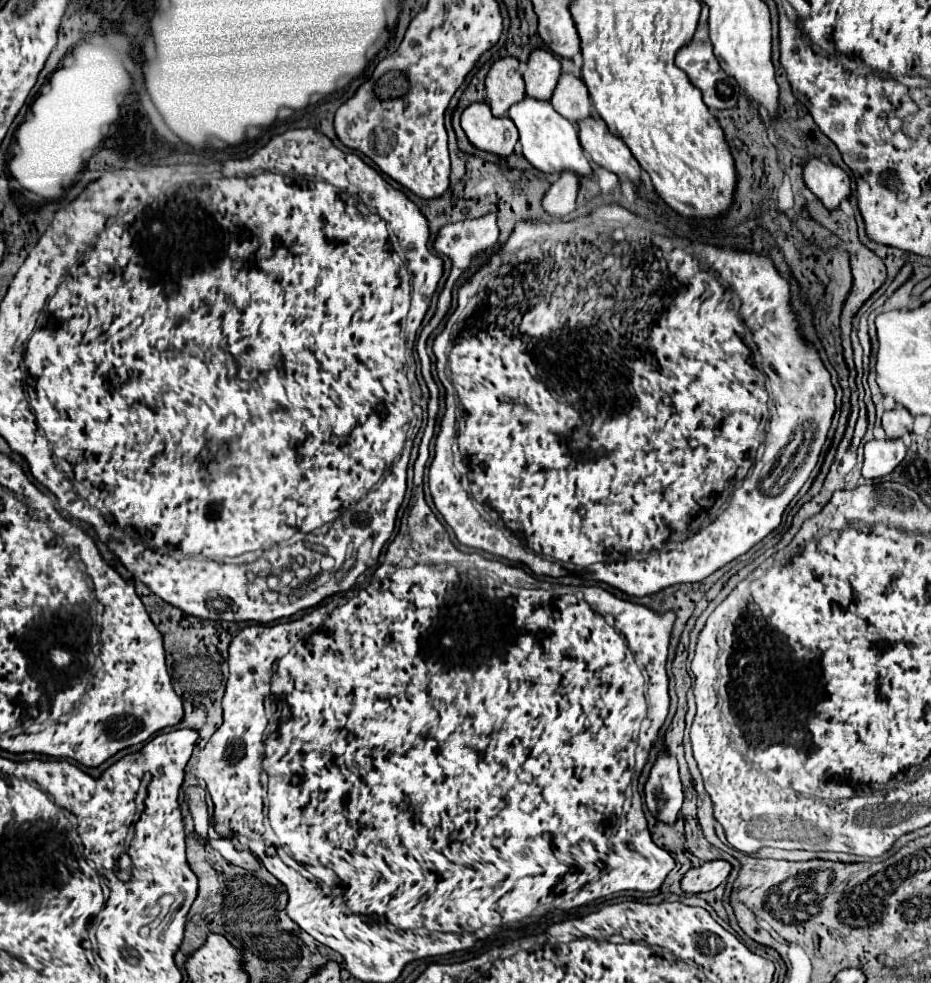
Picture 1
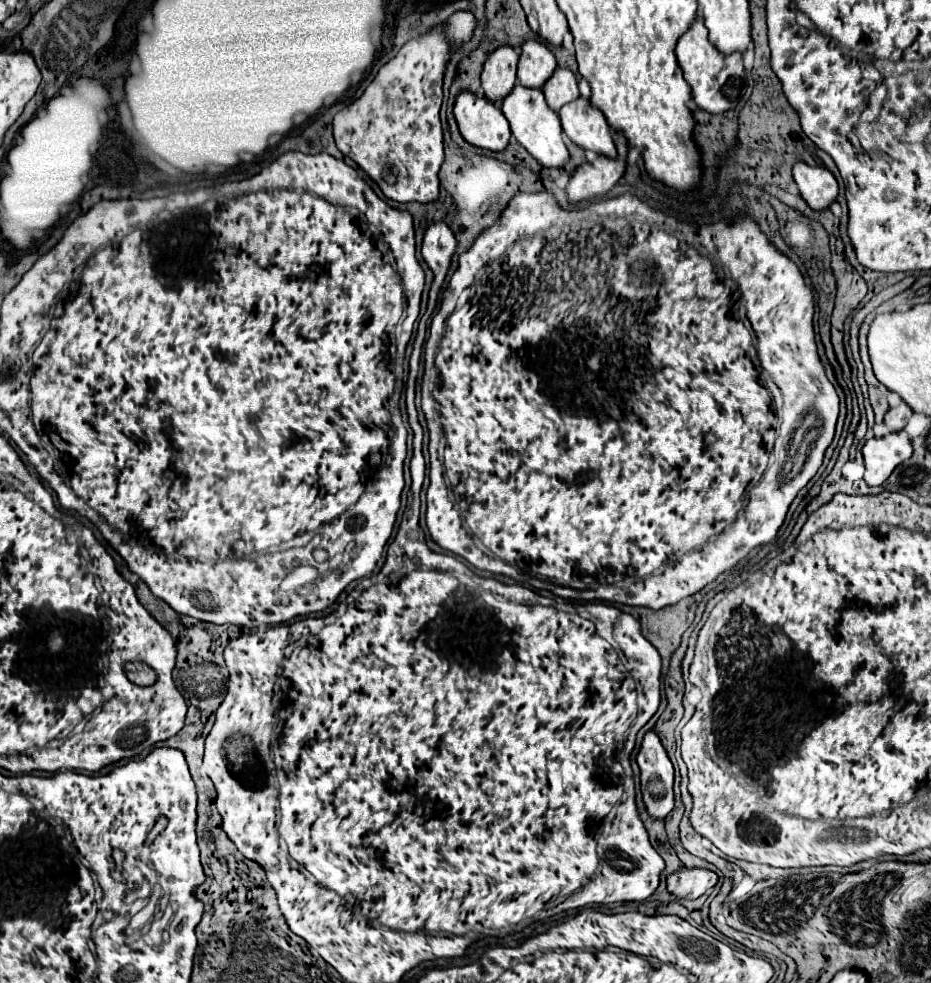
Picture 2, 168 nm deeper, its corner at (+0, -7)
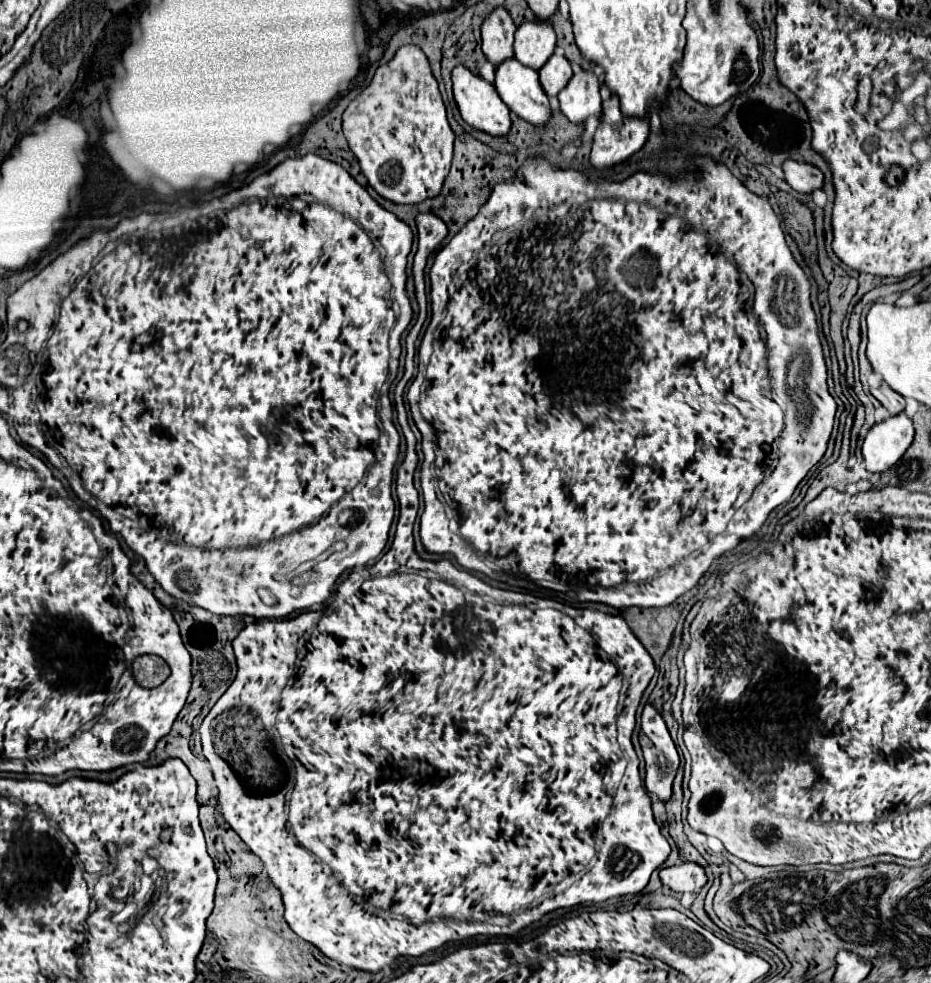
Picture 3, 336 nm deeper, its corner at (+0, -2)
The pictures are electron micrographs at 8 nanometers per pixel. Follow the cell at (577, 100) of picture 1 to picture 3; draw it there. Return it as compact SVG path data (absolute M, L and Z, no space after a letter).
M552 55L548 59L548 63L544 63L544 67L540 67L538 75L540 75L540 85L542 85L544 93L558 95L560 89L564 87L564 83L570 81L572 69L570 69L570 63L566 57Z

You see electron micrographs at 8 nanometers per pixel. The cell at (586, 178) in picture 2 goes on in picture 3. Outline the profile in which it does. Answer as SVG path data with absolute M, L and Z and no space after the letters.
M612 95L602 103L602 117L590 153L592 165L596 169L606 169L614 163L622 163L646 143L648 131L650 119L628 119L620 111L620 101Z

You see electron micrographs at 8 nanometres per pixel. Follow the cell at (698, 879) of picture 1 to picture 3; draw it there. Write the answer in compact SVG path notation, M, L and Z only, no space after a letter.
M678 863L662 869L660 881L676 893L686 893L686 891L700 891L708 879L698 863Z

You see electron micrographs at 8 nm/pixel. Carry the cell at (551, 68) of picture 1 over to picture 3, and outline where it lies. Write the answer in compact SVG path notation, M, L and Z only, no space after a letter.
M526 21L516 29L514 57L532 67L540 69L556 47L556 33L550 21Z

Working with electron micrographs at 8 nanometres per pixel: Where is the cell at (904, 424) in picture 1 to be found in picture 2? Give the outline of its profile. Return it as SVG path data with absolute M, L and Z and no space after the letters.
M902 402L898 408L890 408L886 412L884 422L886 422L886 426L888 426L890 432L900 432L900 430L904 430L906 422L910 420L910 416L912 416L912 410L908 408L908 404Z

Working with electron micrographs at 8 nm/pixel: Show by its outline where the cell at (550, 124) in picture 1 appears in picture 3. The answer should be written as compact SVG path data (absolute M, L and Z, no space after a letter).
M512 57L508 63L496 67L494 81L502 101L518 117L526 119L532 125L544 125L550 119L548 97L538 83L538 73L522 63L516 63Z

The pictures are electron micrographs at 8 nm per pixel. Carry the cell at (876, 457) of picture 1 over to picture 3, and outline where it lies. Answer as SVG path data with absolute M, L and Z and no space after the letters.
M904 411L894 417L888 417L882 423L874 423L862 445L866 469L874 473L888 471L904 455L912 439L912 419Z

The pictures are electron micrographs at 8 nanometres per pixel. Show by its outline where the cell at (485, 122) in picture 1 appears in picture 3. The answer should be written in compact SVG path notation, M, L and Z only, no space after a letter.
M456 65L452 69L452 85L454 85L454 99L458 103L460 115L470 127L480 129L480 131L490 133L490 135L496 135L496 137L502 137L502 135L506 135L510 131L510 109L500 99L498 91L496 91L496 87L492 83L488 83L482 77L474 75L464 65Z

